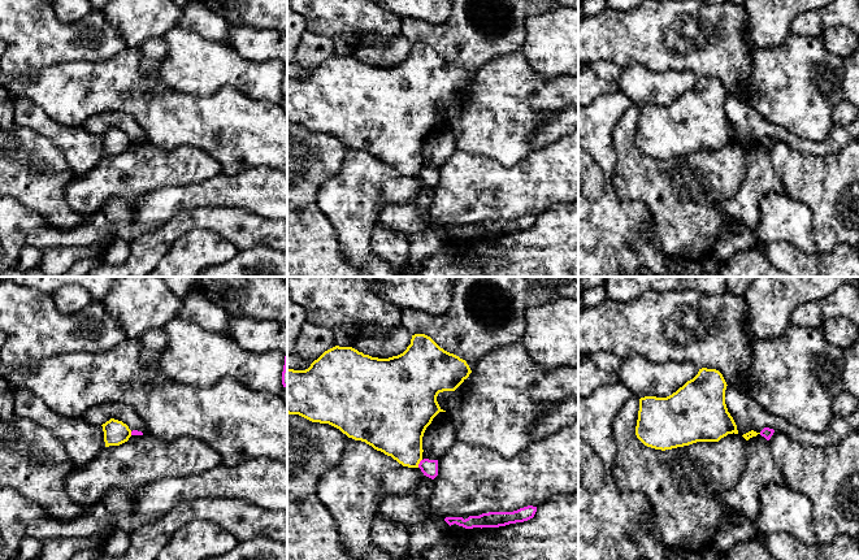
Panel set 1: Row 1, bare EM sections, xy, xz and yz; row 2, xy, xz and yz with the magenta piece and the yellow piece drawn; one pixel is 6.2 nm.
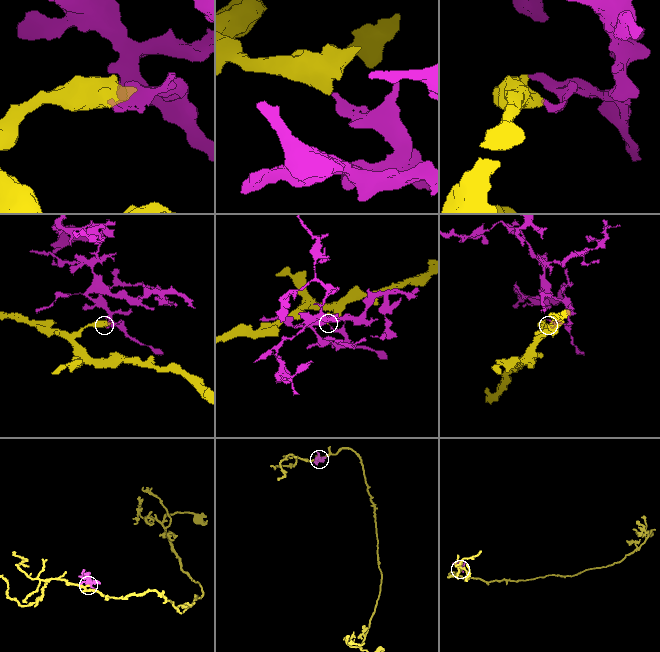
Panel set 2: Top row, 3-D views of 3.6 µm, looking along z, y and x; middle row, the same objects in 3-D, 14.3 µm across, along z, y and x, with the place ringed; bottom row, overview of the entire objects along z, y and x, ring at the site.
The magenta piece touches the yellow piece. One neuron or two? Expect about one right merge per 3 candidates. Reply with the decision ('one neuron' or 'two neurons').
two neurons

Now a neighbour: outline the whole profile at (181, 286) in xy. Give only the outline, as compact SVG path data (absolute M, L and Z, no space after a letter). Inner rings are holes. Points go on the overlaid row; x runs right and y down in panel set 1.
M162 277L170 290L179 296L185 298L190 291L198 288L199 277Z

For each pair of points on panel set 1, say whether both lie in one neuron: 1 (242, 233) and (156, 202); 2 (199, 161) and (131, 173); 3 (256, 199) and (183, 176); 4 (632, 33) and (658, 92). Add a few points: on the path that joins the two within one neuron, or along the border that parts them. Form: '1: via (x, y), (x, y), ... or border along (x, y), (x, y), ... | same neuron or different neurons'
1: border along (211, 207), (182, 209), (156, 229) | different neurons
2: via (182, 165), (148, 169) | same neuron
3: border along (221, 172), (195, 183), (172, 186) | different neurons
4: border along (623, 68), (642, 64), (654, 70), (677, 72) | different neurons

